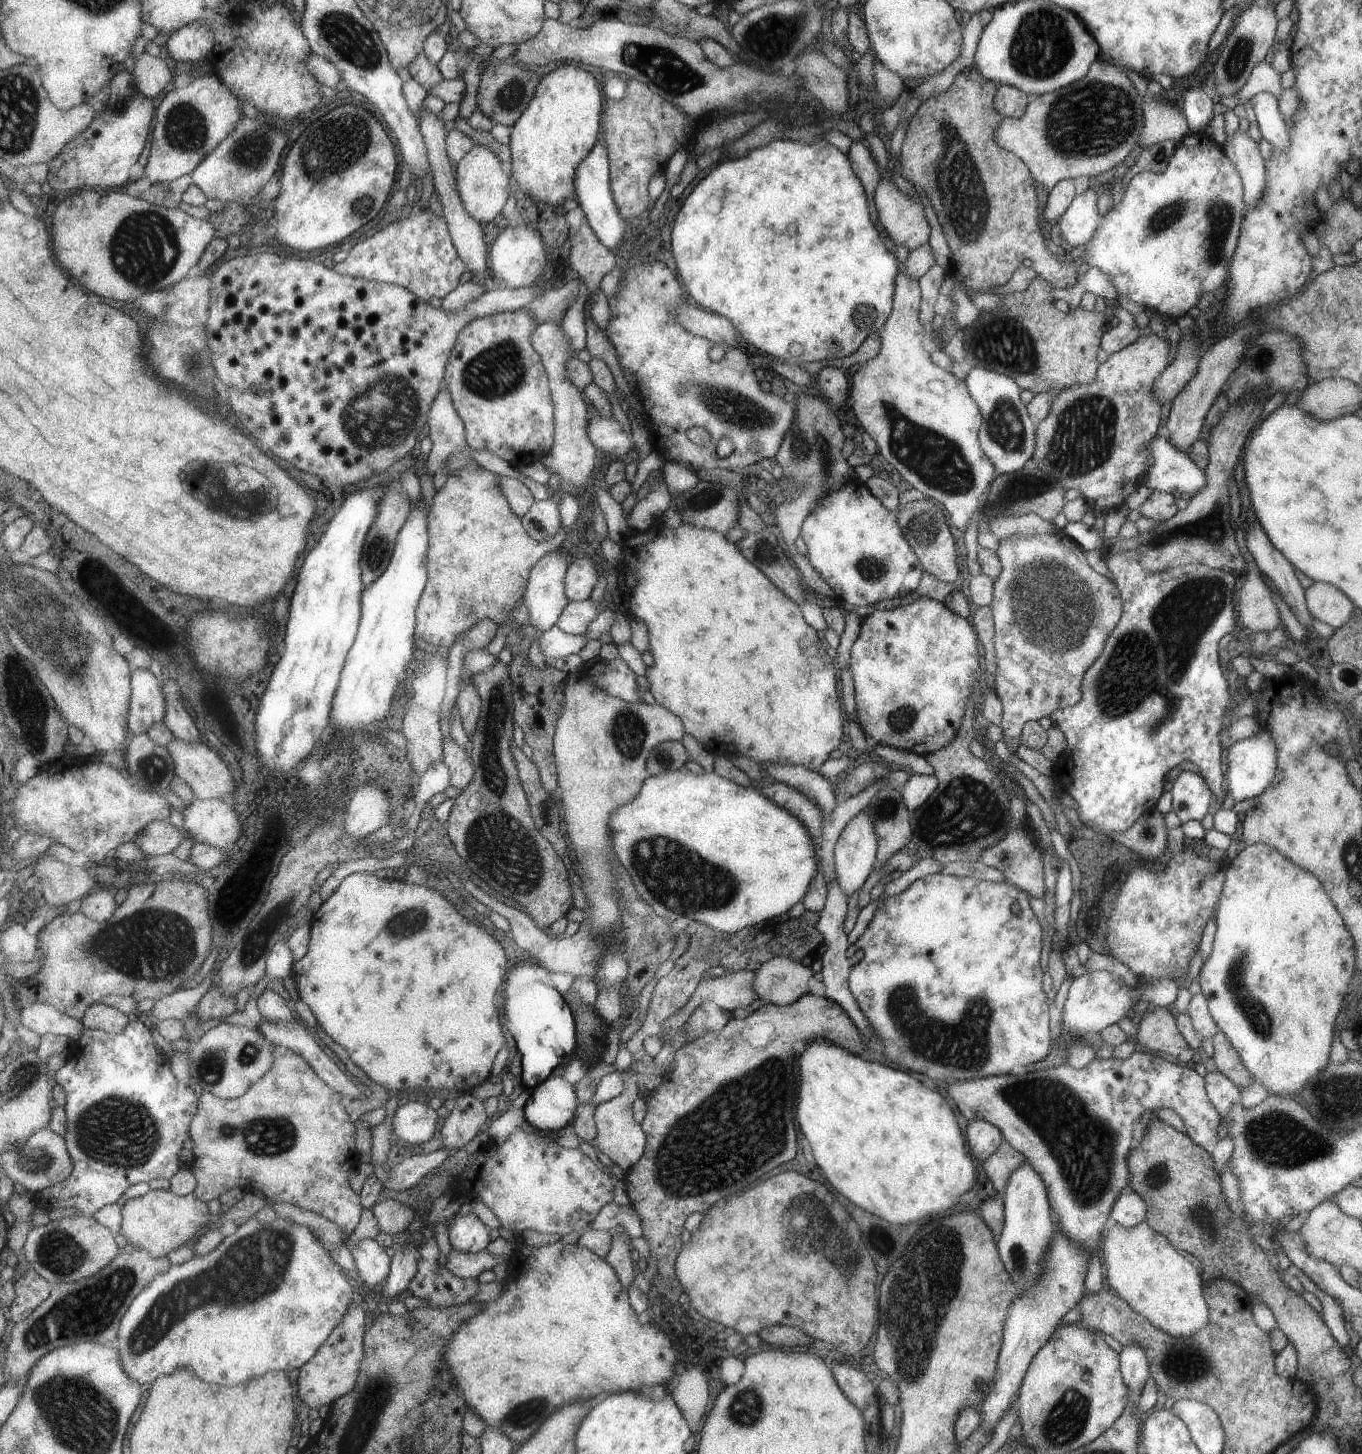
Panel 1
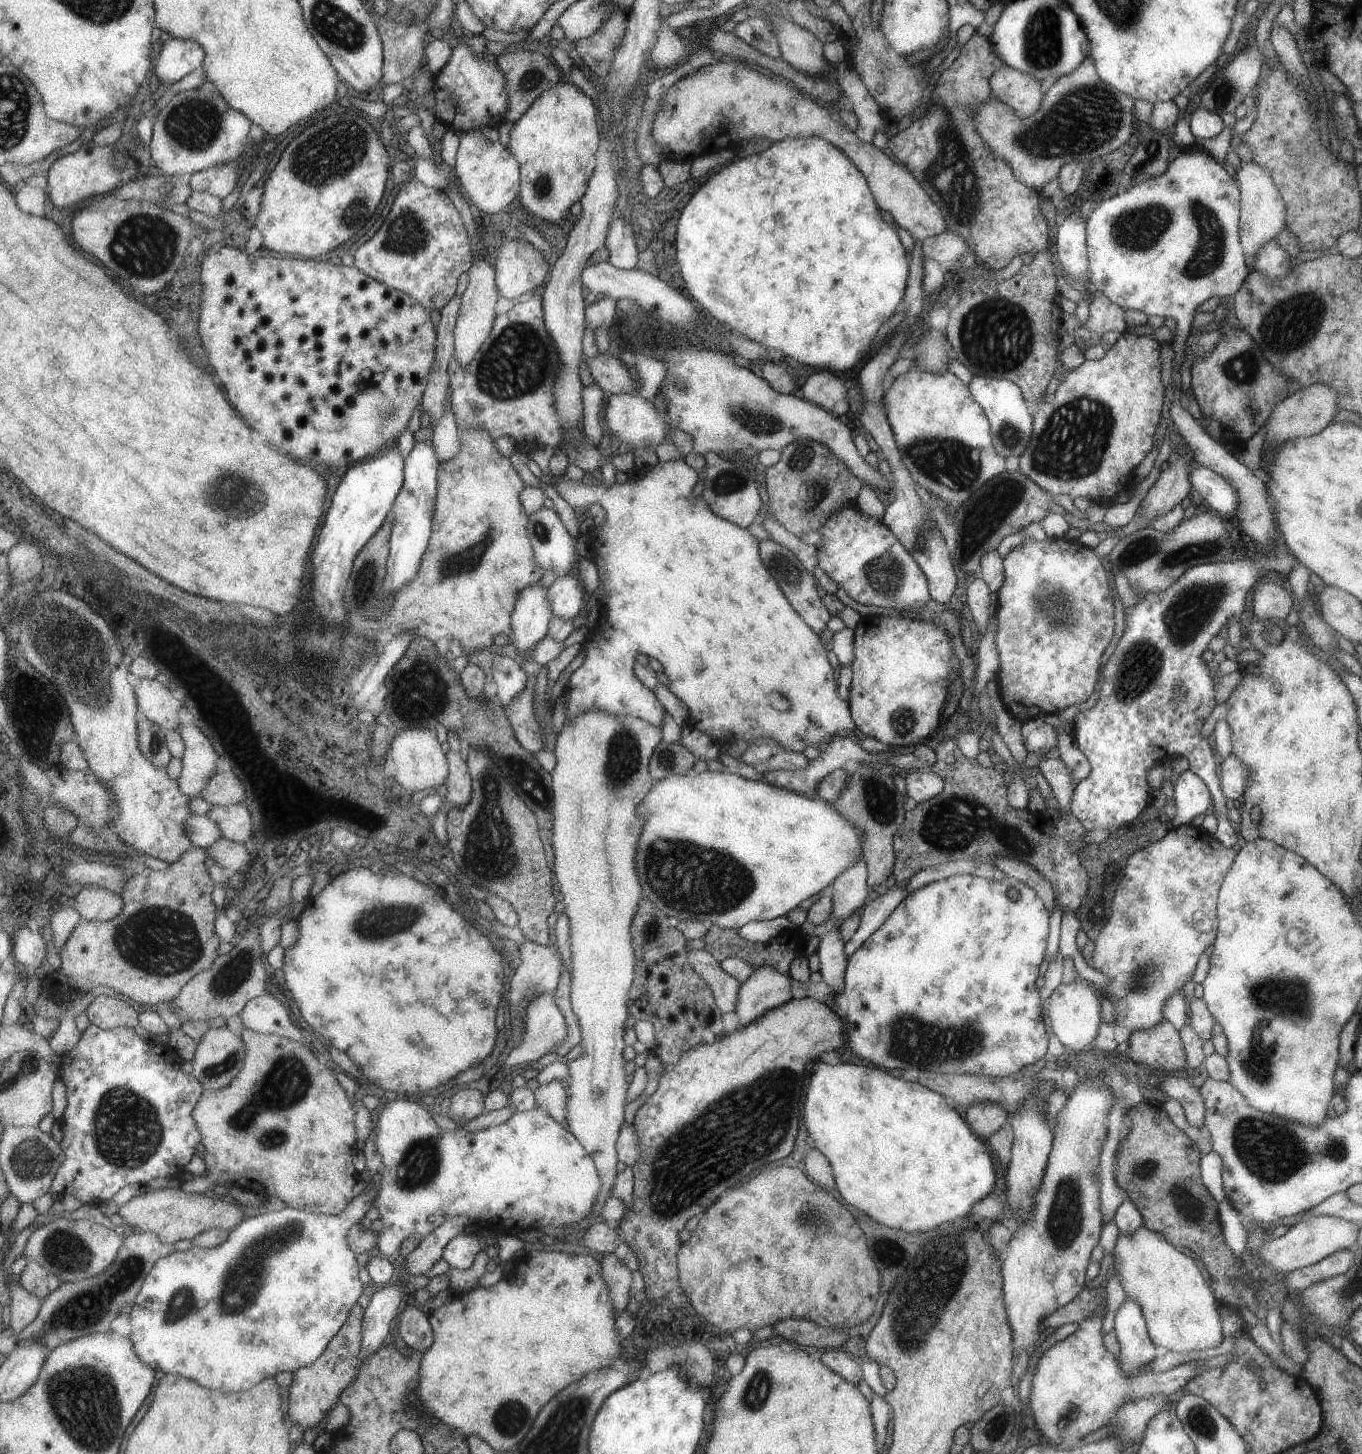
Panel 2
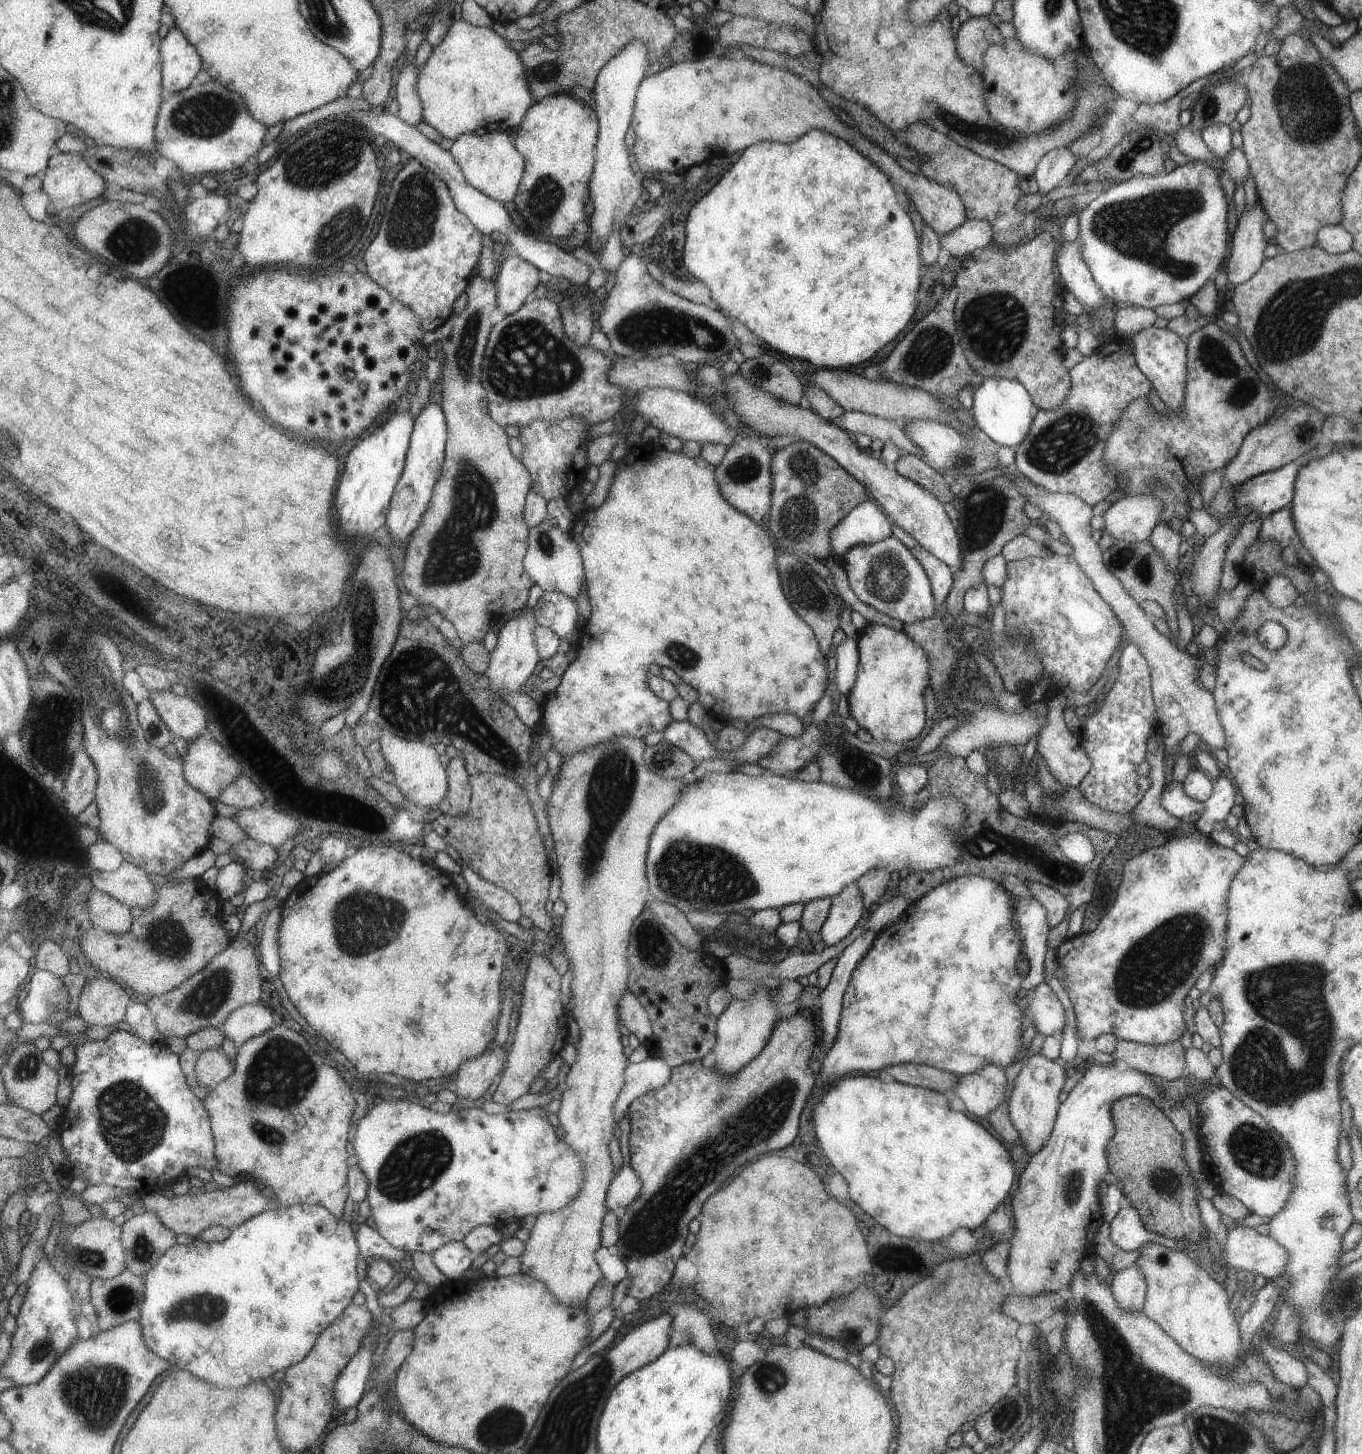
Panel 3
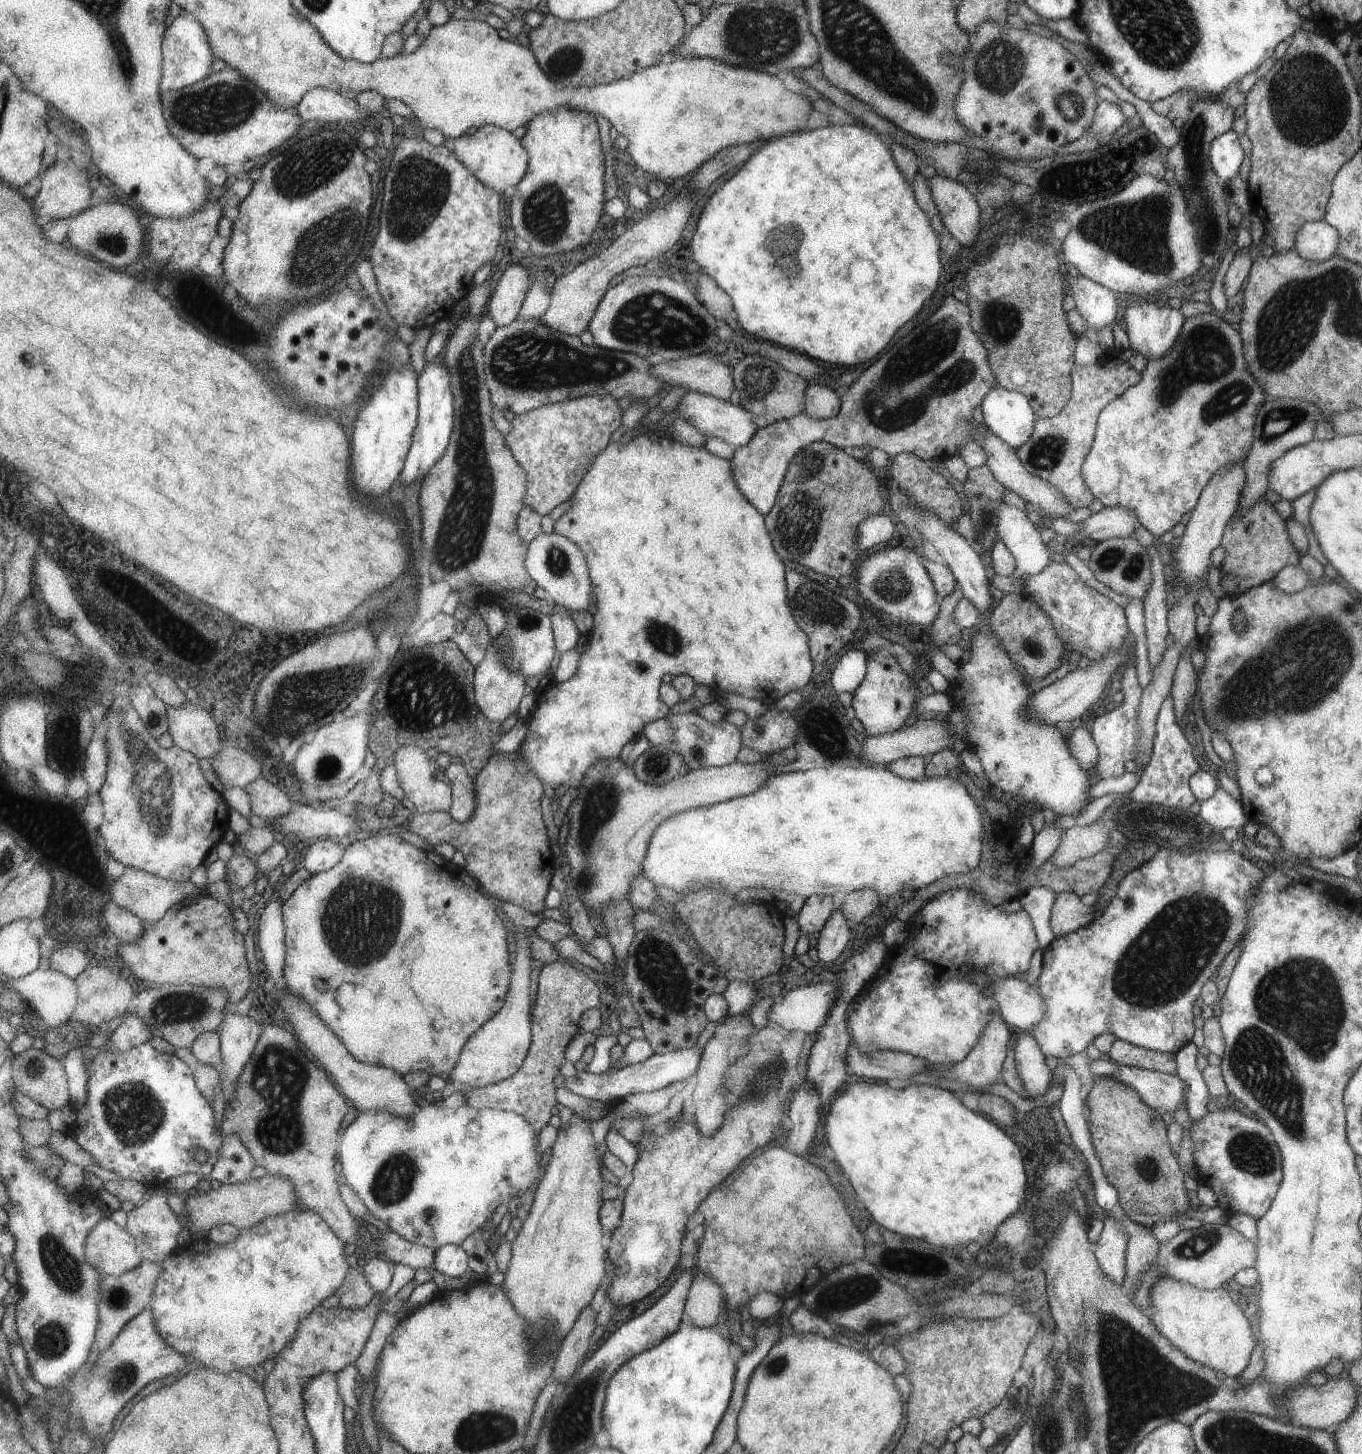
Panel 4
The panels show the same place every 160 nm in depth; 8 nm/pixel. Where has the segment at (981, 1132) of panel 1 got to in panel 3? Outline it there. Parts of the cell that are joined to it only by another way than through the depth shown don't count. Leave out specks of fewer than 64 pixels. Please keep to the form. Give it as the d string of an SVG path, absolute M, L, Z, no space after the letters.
M995 1065L958 1076L952 1090L963 1101L967 1112L979 1119L1006 1102L1003 1069Z

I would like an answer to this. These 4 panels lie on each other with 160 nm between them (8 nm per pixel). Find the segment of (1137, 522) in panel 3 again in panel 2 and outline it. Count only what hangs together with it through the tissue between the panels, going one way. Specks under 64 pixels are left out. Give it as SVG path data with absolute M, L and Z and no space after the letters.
M1181 438L1177 450L1172 450L1166 459L1168 467L1158 474L1158 478L1148 489L1141 502L1142 516L1145 516L1146 527L1151 519L1165 514L1173 505L1179 505L1185 496L1192 494L1188 482L1187 468L1194 456L1188 444Z

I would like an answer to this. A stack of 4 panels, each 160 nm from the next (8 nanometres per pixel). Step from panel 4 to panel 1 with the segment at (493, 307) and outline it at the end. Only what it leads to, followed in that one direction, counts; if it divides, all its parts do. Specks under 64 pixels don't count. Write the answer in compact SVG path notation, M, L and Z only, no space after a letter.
M525 224L506 225L506 228L491 245L489 252L496 281L503 281L506 286L514 289L533 286L533 282L543 274L545 264L549 260L543 242L543 236L537 231L536 227L529 227Z

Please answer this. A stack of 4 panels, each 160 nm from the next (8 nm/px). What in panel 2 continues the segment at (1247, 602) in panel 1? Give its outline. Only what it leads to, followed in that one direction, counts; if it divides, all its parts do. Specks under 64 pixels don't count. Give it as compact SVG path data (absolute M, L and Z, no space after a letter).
M1273 582L1257 583L1250 593L1250 611L1265 623L1283 621L1289 610L1296 607L1291 592Z

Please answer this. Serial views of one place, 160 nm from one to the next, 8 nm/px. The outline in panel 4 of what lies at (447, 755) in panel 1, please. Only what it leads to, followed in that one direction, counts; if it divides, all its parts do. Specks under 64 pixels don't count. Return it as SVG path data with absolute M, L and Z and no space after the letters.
M453 760L445 769L454 795L454 802L449 813L461 823L469 822L477 816L477 784L475 775L469 765Z

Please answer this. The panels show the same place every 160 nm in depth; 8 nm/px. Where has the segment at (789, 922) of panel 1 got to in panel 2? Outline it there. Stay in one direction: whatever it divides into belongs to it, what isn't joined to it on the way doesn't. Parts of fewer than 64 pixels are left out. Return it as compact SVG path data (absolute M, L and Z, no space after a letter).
M717 925L708 926L708 932L702 937L705 942L702 949L708 952L718 963L727 957L735 957L745 961L754 969L760 966L773 967L777 972L786 975L788 974L789 963L795 957L801 956L801 948L803 948L802 933L798 927L781 931L776 937L762 943L745 940L738 935L736 930L722 929Z

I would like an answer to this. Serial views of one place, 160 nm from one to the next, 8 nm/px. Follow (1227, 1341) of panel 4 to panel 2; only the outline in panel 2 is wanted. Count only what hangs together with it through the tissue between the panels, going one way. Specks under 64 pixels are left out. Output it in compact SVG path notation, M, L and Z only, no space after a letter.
M1143 1224L1132 1232L1132 1235L1119 1233L1112 1251L1118 1259L1119 1284L1124 1293L1134 1300L1141 1309L1146 1329L1152 1343L1163 1346L1171 1352L1195 1352L1217 1346L1221 1342L1222 1326L1219 1310L1215 1310L1215 1298L1207 1288L1207 1282L1199 1274L1195 1262L1189 1256L1177 1254L1165 1240L1163 1235L1149 1230Z

